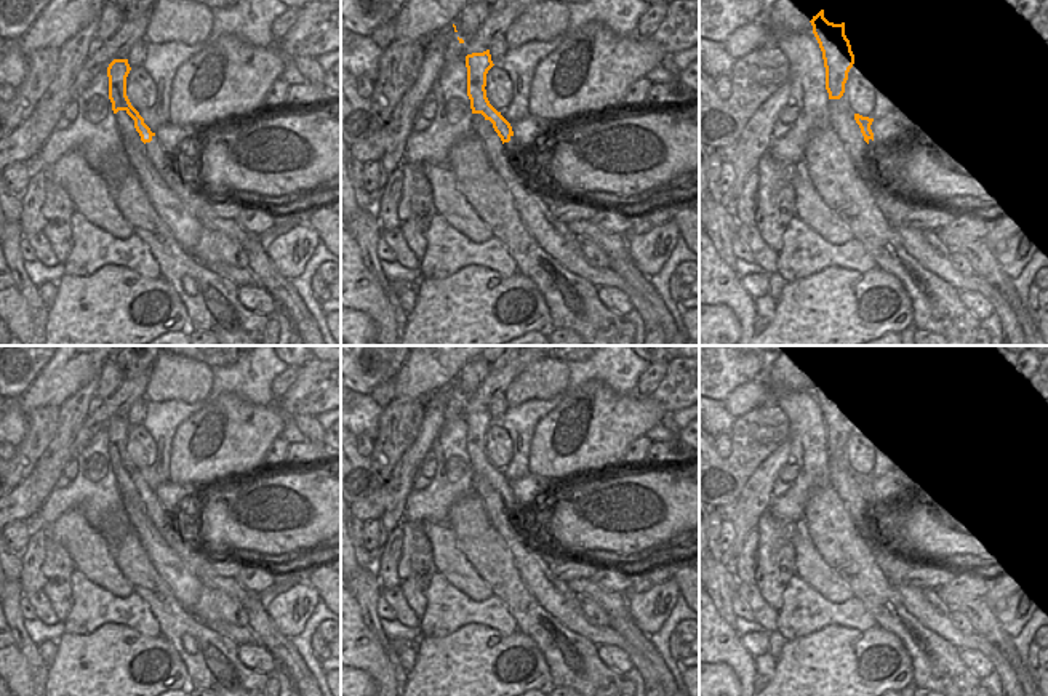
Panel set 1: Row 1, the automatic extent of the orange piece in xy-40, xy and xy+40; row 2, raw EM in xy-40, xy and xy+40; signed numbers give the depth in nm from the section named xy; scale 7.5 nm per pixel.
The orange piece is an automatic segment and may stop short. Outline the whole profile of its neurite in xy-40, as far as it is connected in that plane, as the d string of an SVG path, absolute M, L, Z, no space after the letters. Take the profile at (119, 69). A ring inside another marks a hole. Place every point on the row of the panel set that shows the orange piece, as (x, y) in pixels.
M114 59L107 67L109 99L112 102L114 114L125 110L134 120L134 128L139 133L141 141L146 144L146 158L158 171L165 184L179 197L189 213L205 229L221 232L243 248L243 243L251 235L245 232L234 219L219 219L208 214L211 200L184 181L184 176L173 166L173 157L170 157L160 147L155 133L150 131L150 128L144 123L144 118L131 106L126 96L126 77L130 70L131 67L128 59Z

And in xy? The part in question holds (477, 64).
M490 50L466 56L467 67L467 96L470 99L472 114L482 114L485 120L493 123L494 131L501 138L510 157L520 152L510 123L498 112L486 98L486 74L493 67Z

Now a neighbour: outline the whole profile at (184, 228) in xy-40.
M118 110L115 114L115 123L128 162L149 202L178 243L190 253L205 227L189 213L179 197L165 184L158 171L146 158L146 144L141 141L141 136L134 128L134 120L126 110Z

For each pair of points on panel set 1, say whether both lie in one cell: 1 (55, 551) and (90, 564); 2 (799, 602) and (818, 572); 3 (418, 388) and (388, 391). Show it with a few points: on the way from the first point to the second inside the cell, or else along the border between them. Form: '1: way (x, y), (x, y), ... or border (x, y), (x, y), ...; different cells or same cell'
1: border (48, 538), (68, 552), (76, 568); different cells
2: border (796, 575), (826, 599), (842, 602); different cells
3: border (391, 381), (396, 397); different cells

